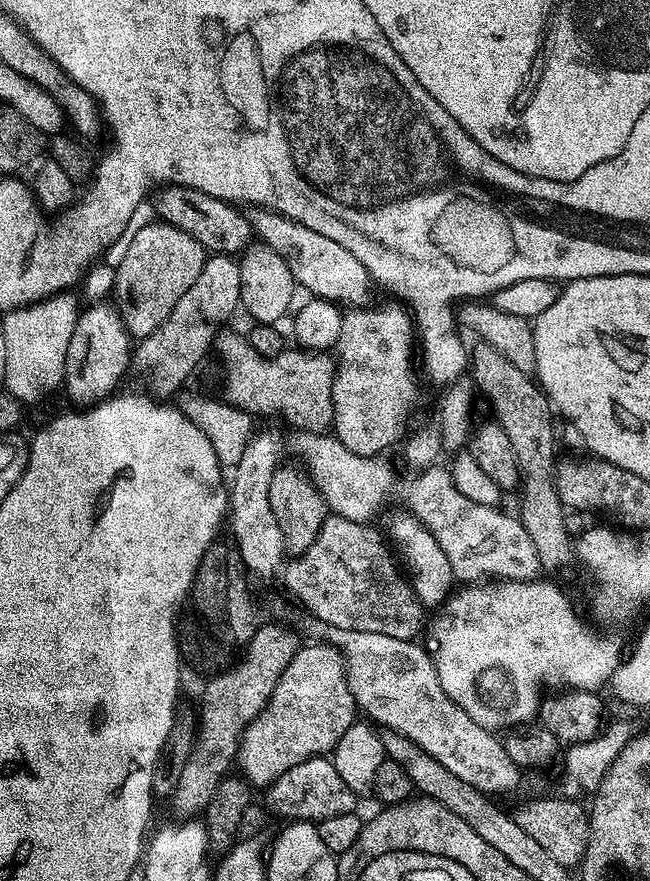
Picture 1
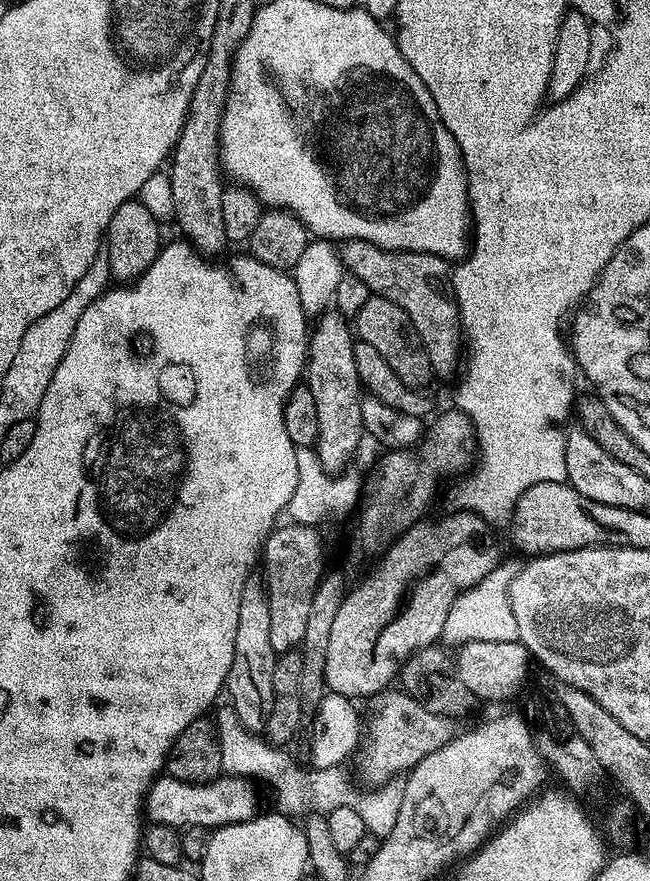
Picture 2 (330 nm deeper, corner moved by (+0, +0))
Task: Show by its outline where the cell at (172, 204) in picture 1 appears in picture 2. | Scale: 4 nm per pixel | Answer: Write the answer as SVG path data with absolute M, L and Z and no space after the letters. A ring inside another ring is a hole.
M341 240L338 244L340 262L344 265L347 275L358 278L369 288L371 295L390 298L394 306L402 306L428 351L430 366L437 377L452 376L456 367L461 367L460 342L462 346L462 323L460 321L460 309L450 291L450 264L441 256L426 254L425 252L403 252L402 250L386 250L374 246L365 240Z

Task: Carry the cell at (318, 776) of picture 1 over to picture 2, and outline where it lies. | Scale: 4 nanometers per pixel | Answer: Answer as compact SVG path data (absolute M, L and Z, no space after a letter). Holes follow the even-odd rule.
M164 774L153 780L148 790L146 816L151 823L168 824L177 830L192 824L206 826L209 830L223 830L228 824L241 824L258 815L255 786L251 779L243 776L221 774L205 784L191 784Z

